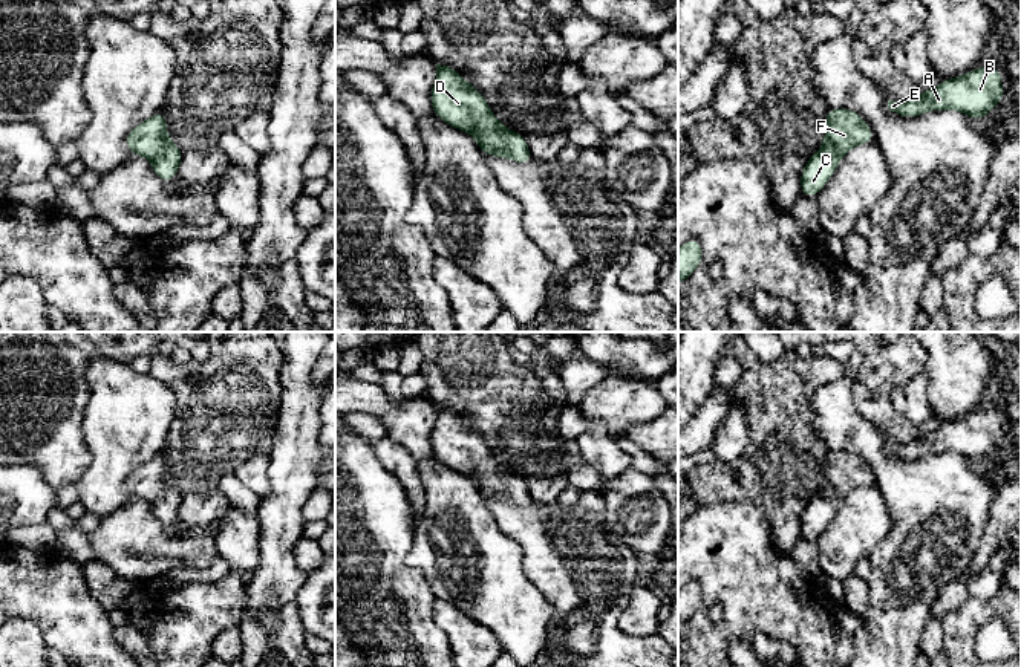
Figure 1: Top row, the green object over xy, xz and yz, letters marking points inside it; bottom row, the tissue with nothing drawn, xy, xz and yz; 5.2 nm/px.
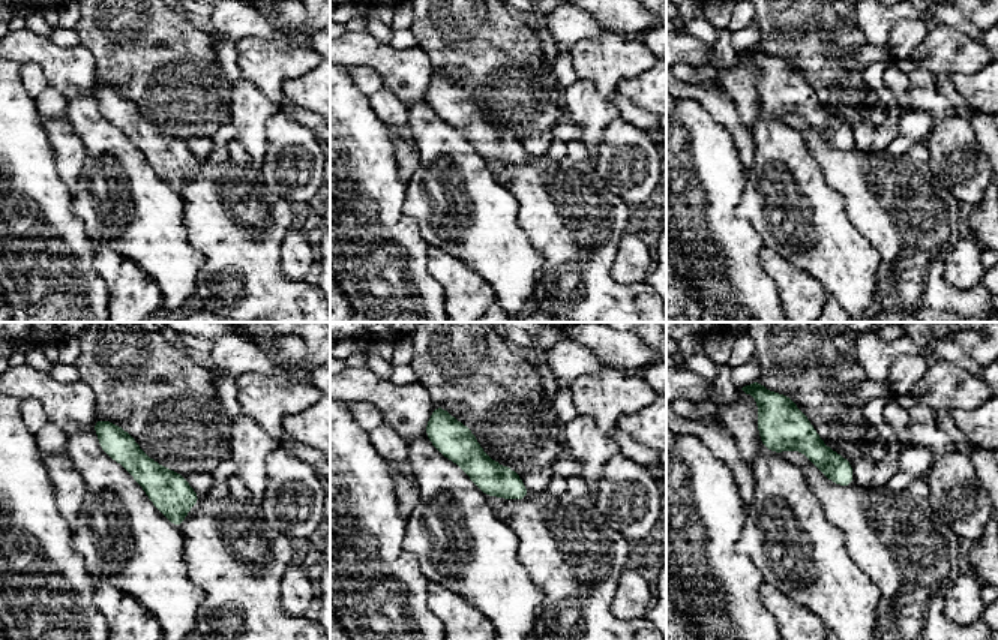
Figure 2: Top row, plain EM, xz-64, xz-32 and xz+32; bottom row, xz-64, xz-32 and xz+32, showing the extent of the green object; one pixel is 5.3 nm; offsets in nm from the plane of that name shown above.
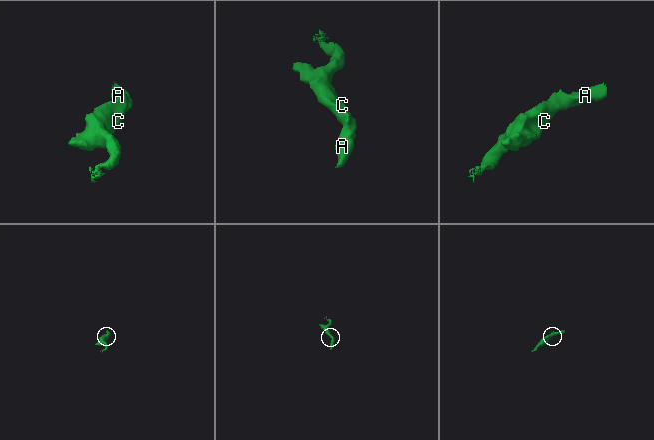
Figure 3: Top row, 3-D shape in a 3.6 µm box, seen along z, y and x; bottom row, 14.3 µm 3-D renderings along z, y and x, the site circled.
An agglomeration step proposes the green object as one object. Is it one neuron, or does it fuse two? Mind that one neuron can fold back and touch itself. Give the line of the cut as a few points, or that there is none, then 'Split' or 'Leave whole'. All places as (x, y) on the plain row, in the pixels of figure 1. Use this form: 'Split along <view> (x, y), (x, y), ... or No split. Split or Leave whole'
No split. Leave whole

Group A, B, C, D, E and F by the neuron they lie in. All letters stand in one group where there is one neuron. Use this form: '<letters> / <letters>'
A B C D E F

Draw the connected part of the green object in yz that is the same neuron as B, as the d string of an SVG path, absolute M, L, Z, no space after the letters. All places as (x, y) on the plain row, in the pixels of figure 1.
M978 408L957 421L943 422L915 441L888 442L888 451L903 460L915 460L931 453L957 453L970 462L978 462L1001 445L1004 439L1001 421L1000 412Z

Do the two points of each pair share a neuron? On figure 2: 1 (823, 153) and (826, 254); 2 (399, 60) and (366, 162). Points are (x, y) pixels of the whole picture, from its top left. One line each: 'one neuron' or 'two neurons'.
1: two neurons
2: two neurons

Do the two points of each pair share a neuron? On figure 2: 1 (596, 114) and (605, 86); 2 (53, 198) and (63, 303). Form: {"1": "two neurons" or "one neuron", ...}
{"1": "two neurons", "2": "one neuron"}

